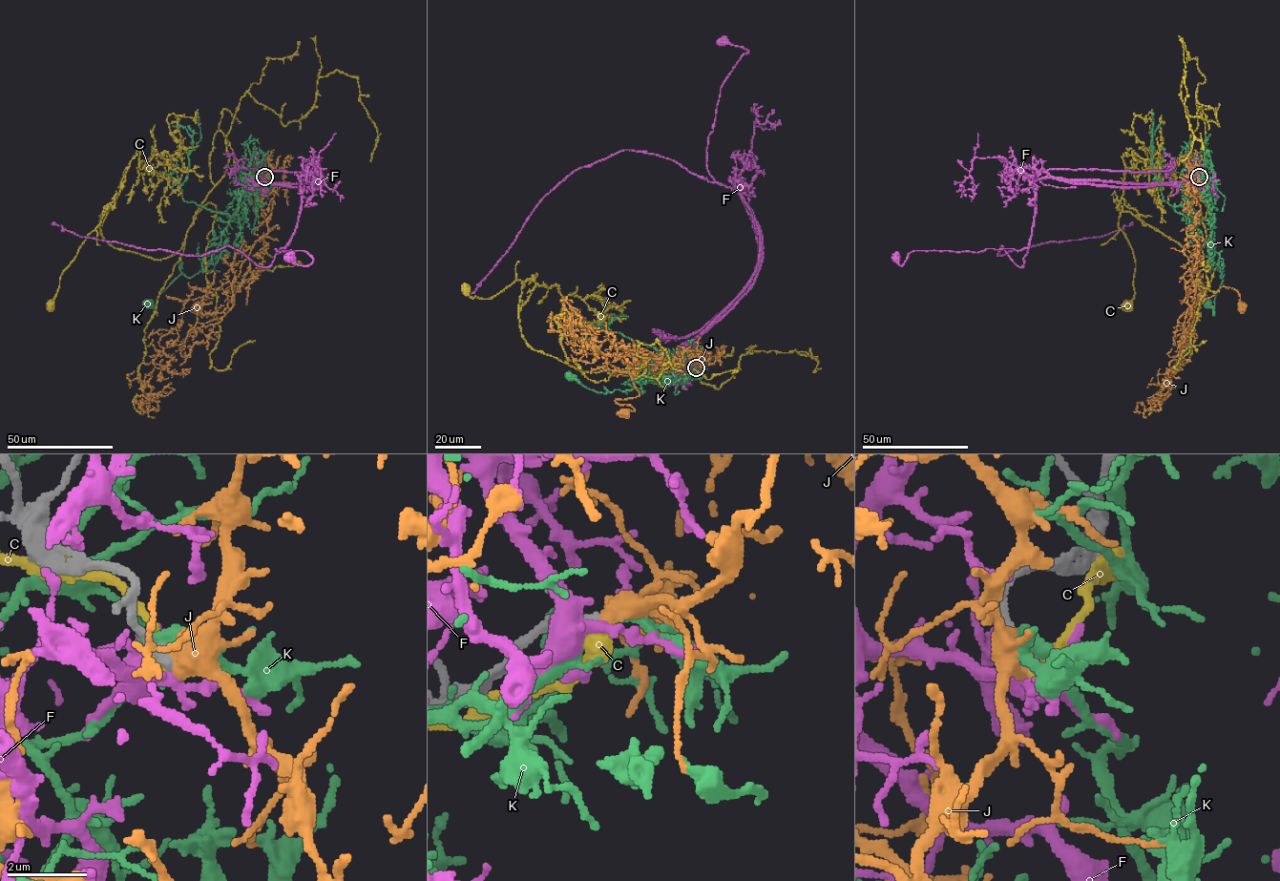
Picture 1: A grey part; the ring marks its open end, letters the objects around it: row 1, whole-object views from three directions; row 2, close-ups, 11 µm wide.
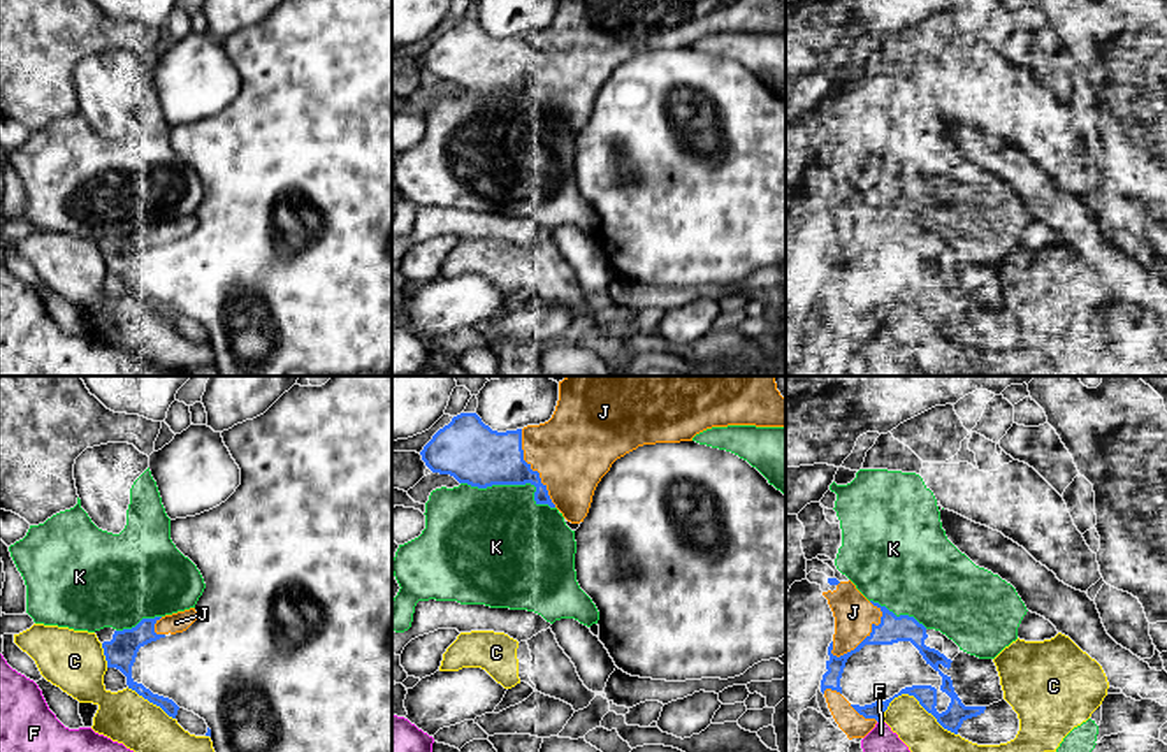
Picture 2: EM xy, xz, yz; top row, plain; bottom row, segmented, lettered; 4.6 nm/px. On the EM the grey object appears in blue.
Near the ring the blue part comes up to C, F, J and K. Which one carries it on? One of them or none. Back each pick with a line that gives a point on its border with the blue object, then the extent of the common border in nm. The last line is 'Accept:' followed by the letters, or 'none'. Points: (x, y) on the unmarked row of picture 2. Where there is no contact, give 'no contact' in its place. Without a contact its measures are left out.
J: yz (865, 245) | 320 nm
Accept: J

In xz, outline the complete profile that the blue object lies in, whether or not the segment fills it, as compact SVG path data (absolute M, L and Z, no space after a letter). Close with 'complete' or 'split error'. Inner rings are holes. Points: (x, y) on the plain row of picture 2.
M559 0L548 28L517 37L497 39L476 19L460 19L432 42L420 61L432 79L450 81L471 93L531 90L536 111L557 114L568 128L580 130L598 90L617 65L643 51L692 47L707 35L728 32L786 33L786 5L780 0Z | split error

